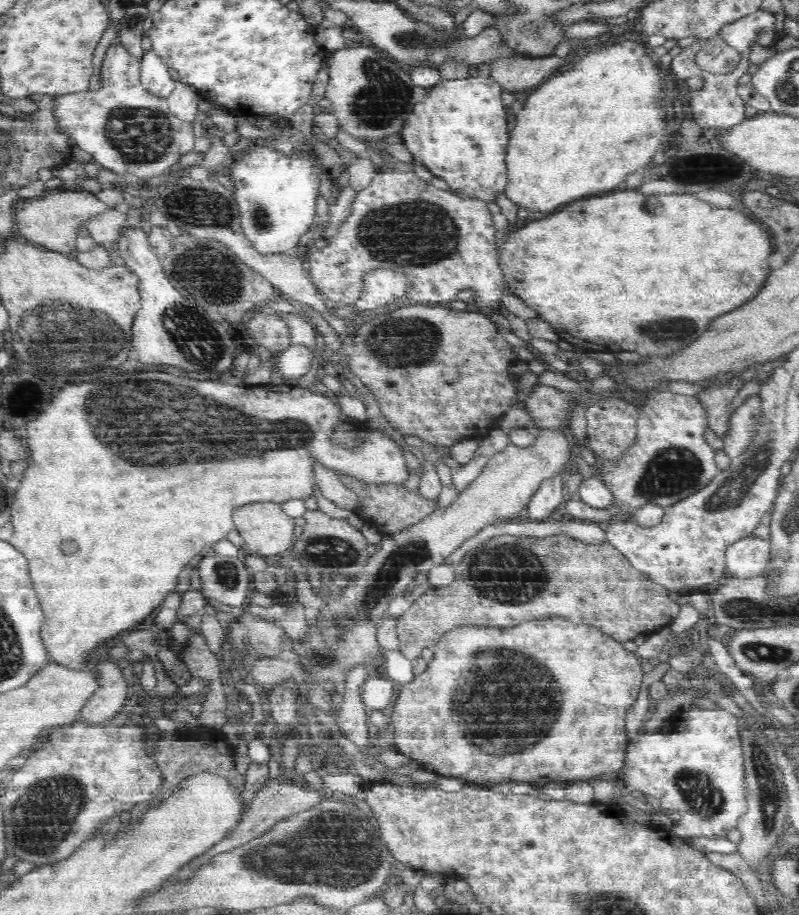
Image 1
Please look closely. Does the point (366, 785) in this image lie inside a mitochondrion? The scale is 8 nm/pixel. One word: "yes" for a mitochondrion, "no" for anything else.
no

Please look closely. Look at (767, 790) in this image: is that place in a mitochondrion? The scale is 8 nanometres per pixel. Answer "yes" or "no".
yes

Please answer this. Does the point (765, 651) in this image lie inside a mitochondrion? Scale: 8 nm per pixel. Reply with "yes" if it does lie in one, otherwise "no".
yes

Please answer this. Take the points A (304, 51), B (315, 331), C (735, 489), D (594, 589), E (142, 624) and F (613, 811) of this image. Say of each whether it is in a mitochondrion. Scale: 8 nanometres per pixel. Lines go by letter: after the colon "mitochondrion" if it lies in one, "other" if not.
A: other
B: other
C: mitochondrion
D: other
E: other
F: other

